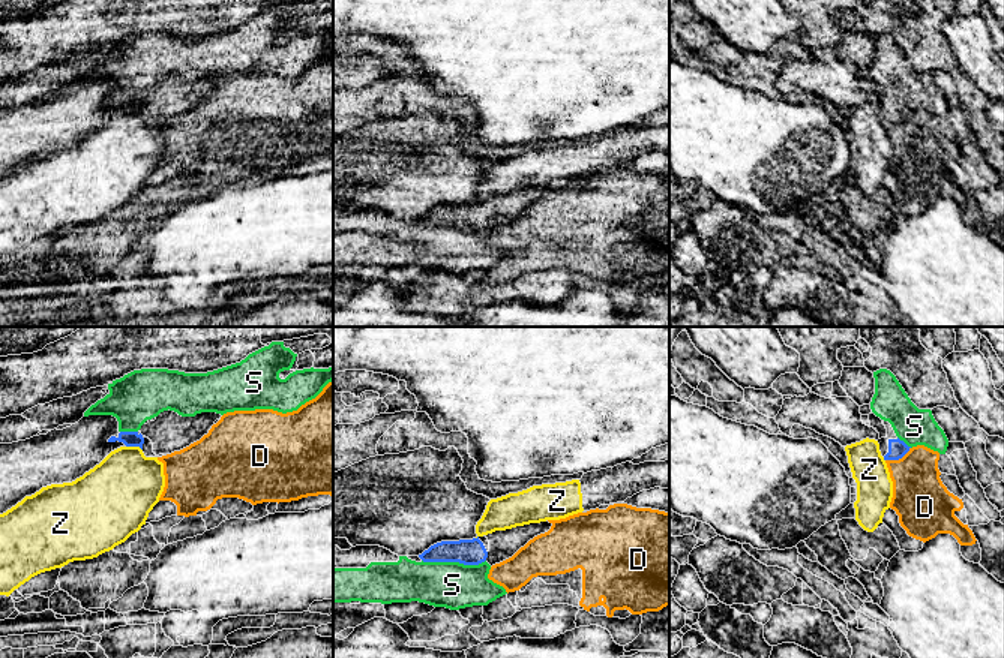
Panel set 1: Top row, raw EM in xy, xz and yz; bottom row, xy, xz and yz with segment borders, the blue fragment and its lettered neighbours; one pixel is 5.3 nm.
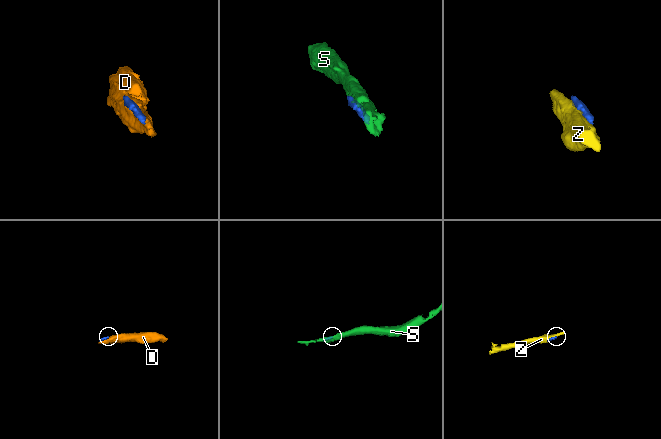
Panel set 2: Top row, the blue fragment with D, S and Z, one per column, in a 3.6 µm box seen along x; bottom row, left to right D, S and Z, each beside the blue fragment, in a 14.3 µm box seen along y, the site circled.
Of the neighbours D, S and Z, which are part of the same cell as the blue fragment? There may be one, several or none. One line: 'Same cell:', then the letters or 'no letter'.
Same cell: no letter

